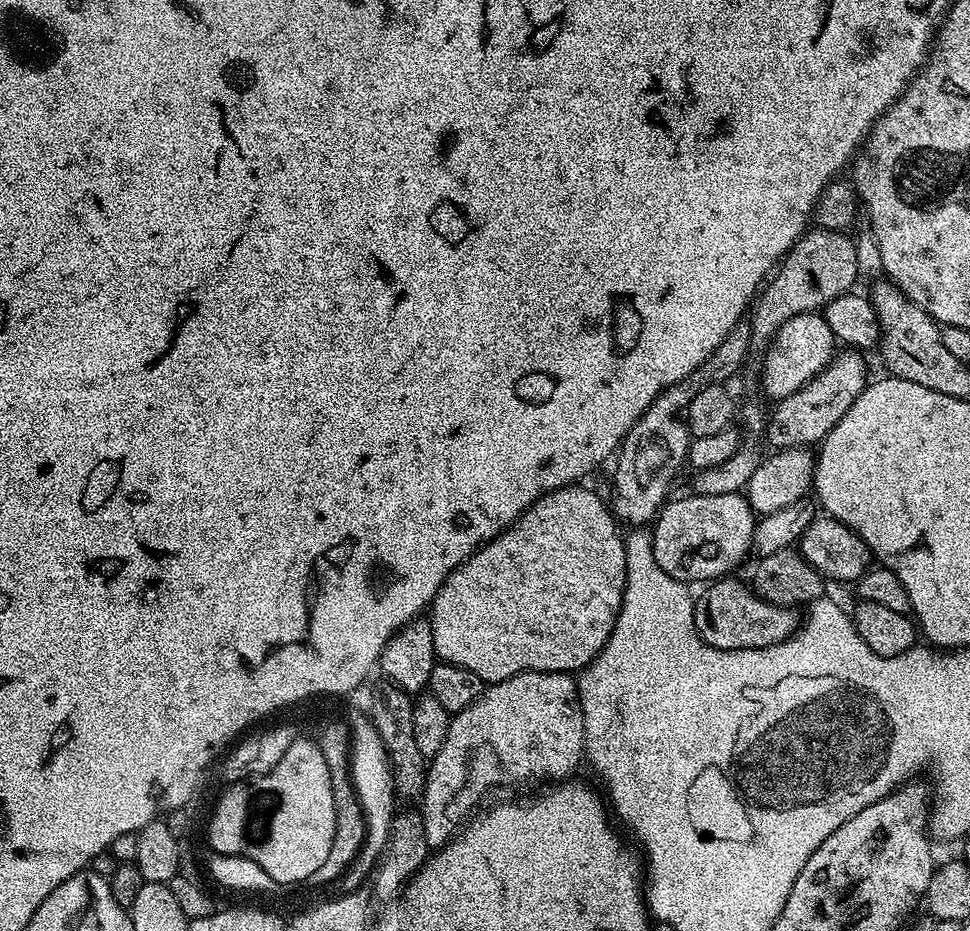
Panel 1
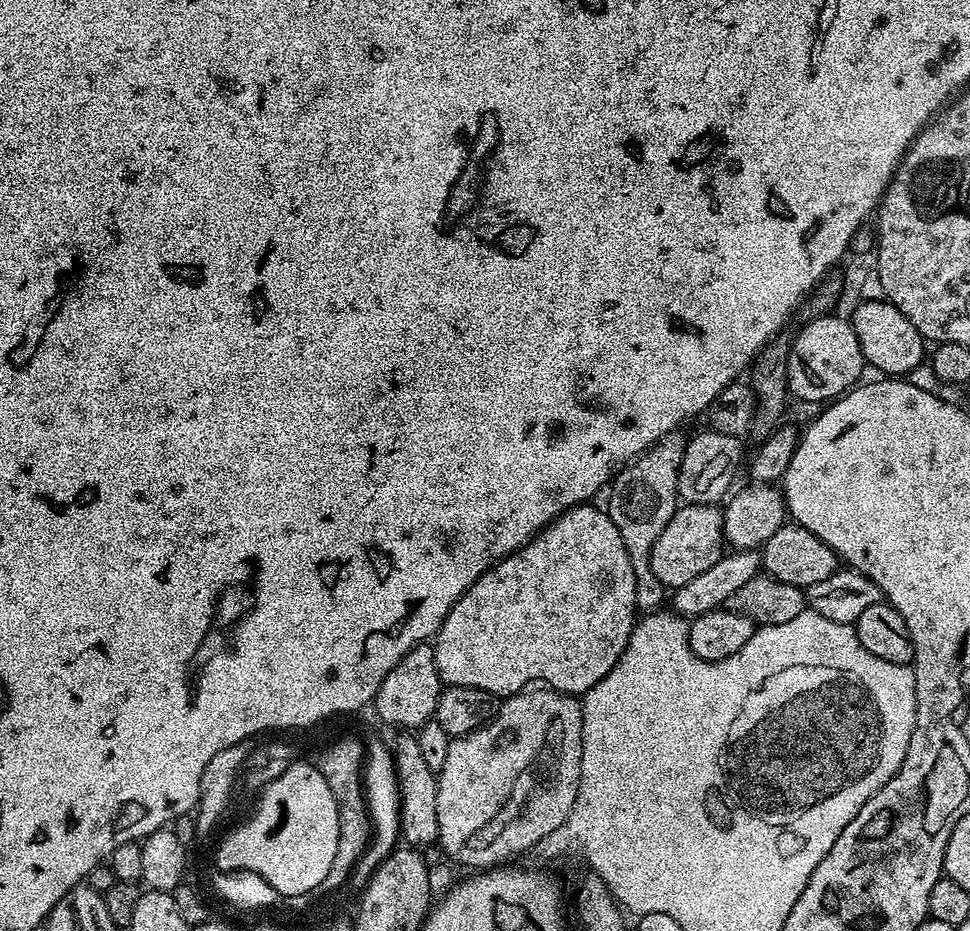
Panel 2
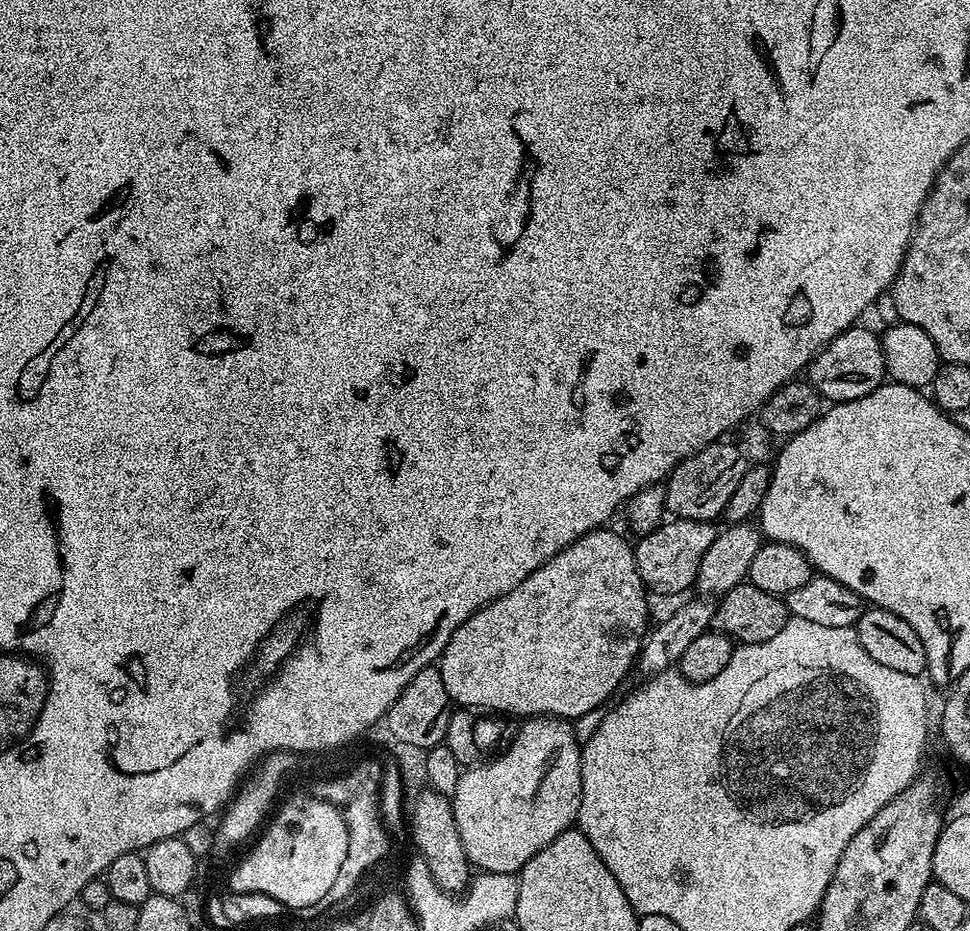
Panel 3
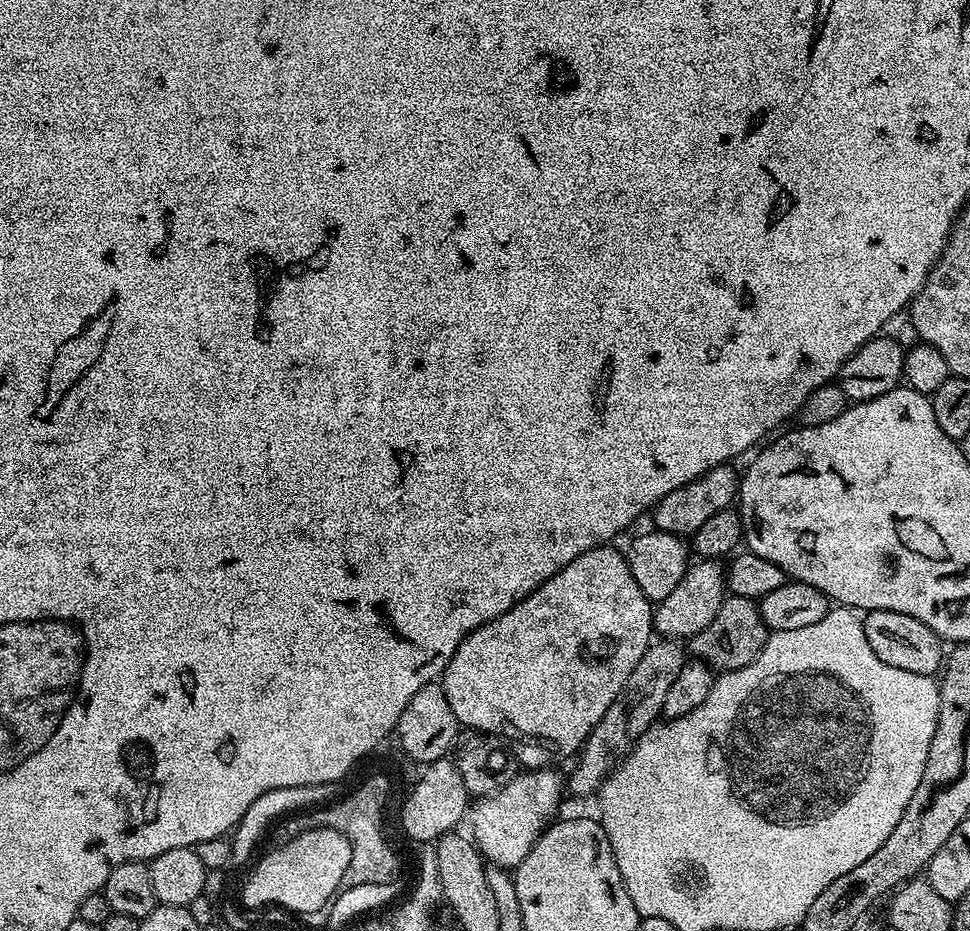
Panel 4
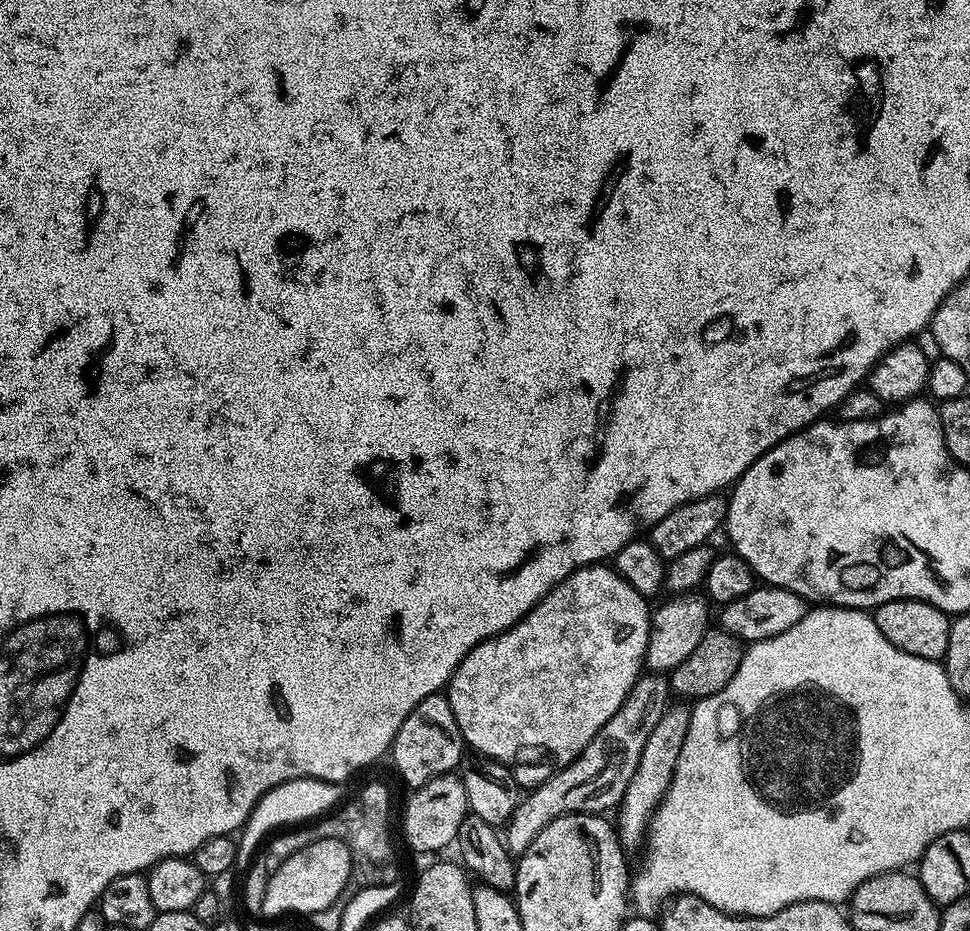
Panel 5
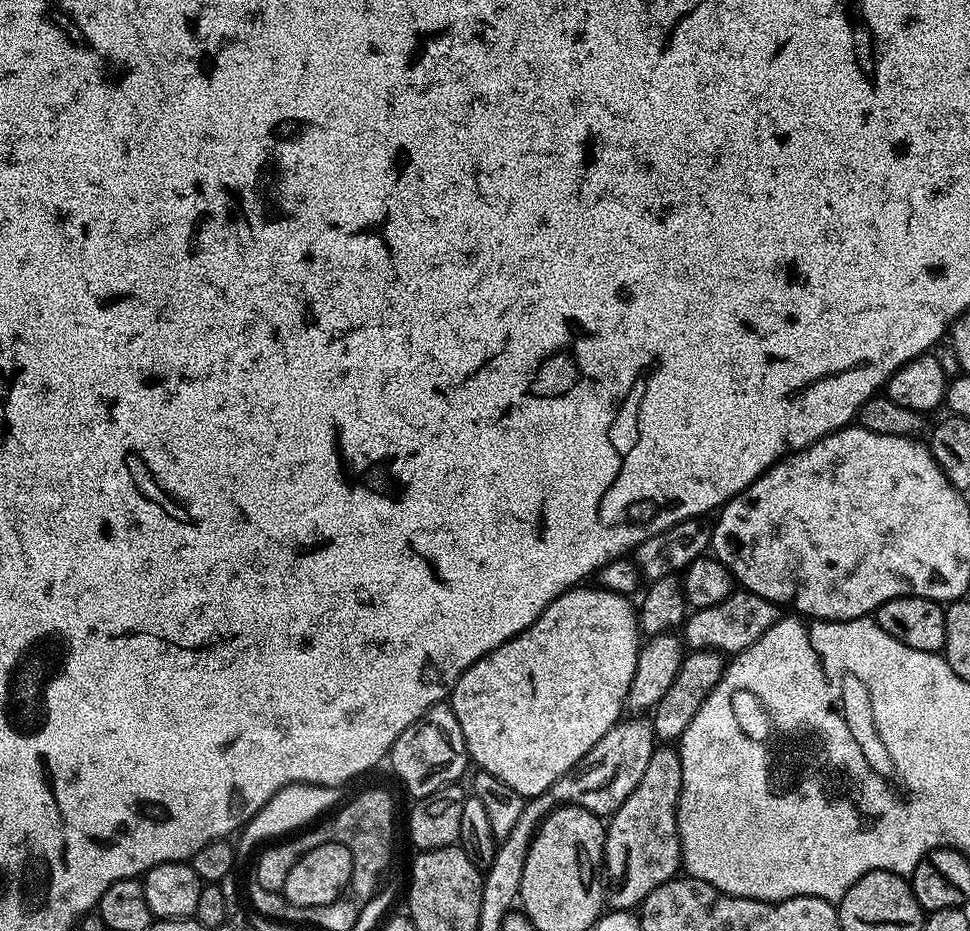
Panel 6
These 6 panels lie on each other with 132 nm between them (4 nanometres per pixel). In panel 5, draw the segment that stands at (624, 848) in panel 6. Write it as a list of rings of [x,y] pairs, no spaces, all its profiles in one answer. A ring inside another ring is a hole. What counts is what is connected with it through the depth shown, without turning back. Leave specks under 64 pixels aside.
[[[669,703],[662,718],[658,718],[658,723],[654,725],[654,730],[650,730],[650,738],[646,738],[646,746],[642,746],[642,758],[638,758],[638,770],[634,770],[634,778],[630,778],[630,786],[626,786],[615,813],[614,827],[625,849],[631,850],[645,837],[648,821],[672,781],[674,766],[678,766],[678,754],[682,754],[682,742],[686,742],[686,730],[690,730],[691,717],[692,709],[687,703]]]

